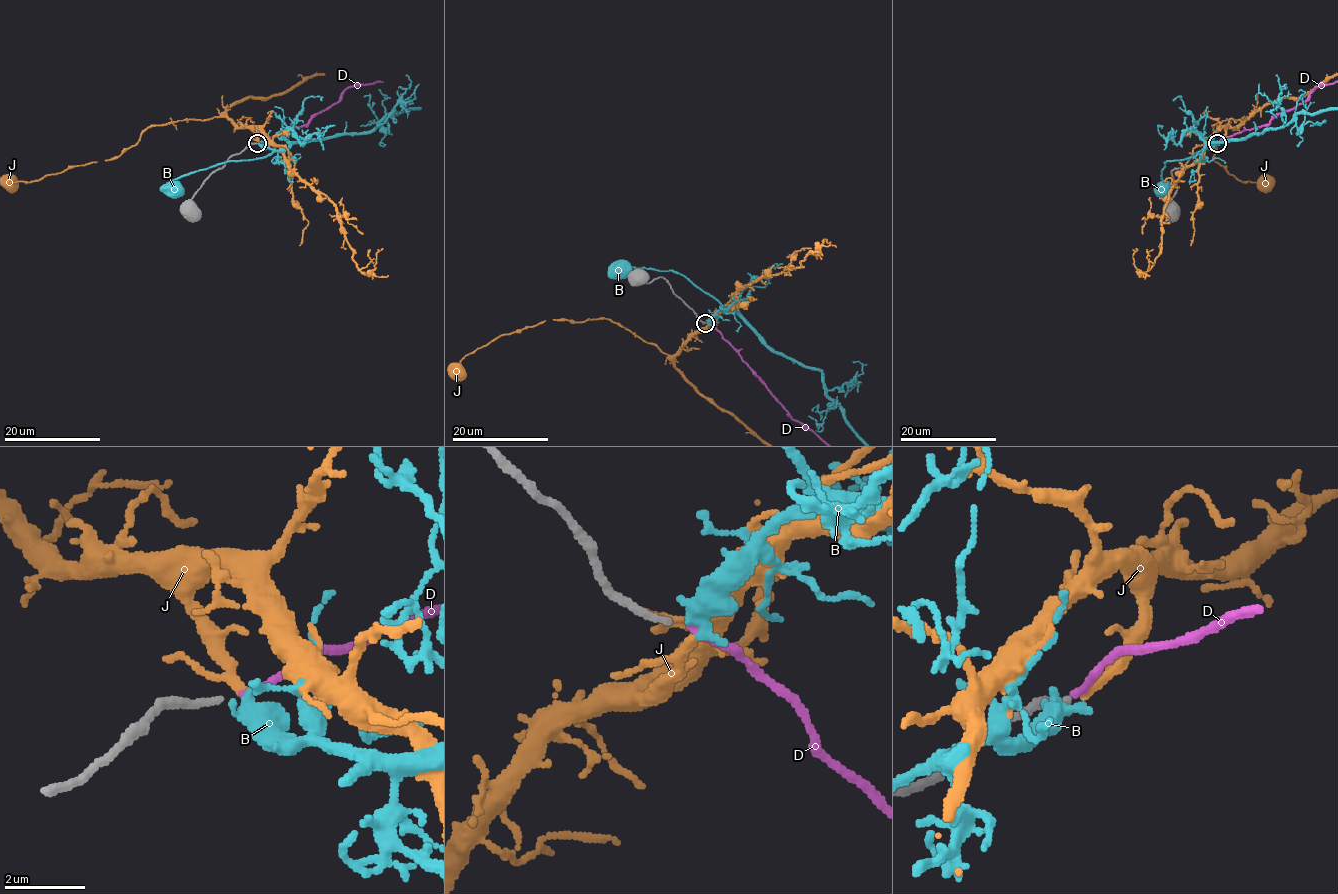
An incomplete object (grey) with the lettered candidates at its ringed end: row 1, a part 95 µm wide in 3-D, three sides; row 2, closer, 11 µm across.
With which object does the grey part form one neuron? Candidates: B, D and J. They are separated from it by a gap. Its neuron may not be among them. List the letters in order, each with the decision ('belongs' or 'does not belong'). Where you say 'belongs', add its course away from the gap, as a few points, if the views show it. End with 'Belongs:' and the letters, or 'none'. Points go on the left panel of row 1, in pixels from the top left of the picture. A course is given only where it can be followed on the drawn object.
B: does not belong
D: belongs
J: does not belong
Belongs: D

